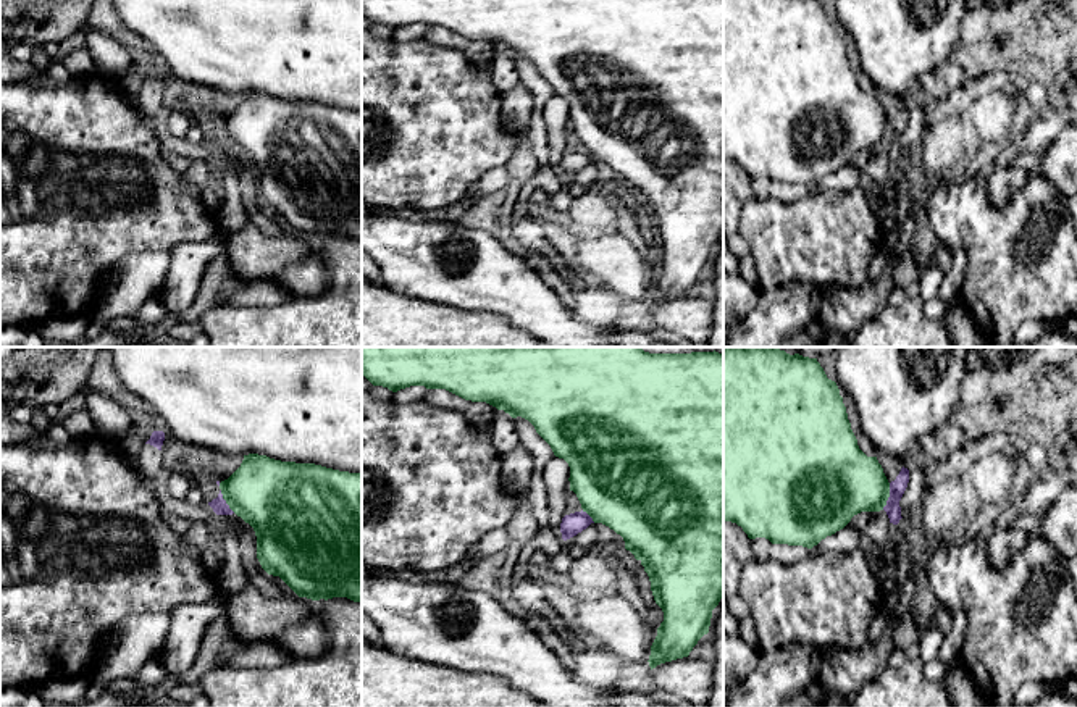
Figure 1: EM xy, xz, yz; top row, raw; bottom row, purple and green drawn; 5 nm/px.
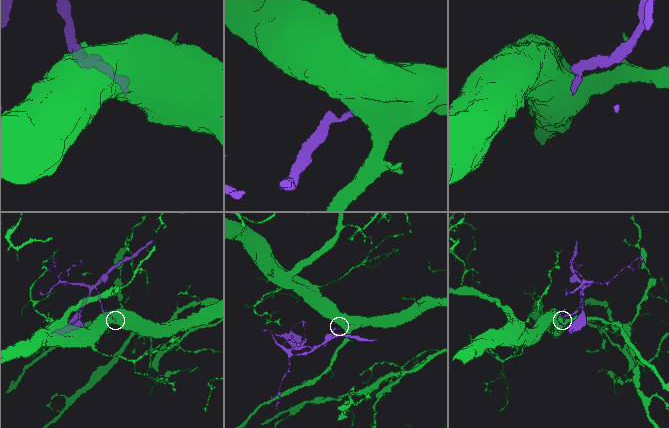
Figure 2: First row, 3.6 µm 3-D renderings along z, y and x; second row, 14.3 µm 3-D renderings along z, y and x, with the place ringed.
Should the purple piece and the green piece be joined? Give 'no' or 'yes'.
no

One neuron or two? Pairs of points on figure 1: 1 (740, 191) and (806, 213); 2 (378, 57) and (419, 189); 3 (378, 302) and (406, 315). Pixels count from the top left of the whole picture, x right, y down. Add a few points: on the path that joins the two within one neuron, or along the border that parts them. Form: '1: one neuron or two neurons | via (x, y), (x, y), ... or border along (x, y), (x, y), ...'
1: two neurons | border along (753, 197), (740, 215)
2: one neuron | via (378, 89), (378, 104), (419, 144), (419, 157)
3: one neuron | via (385, 309), (391, 315), (399, 315)

